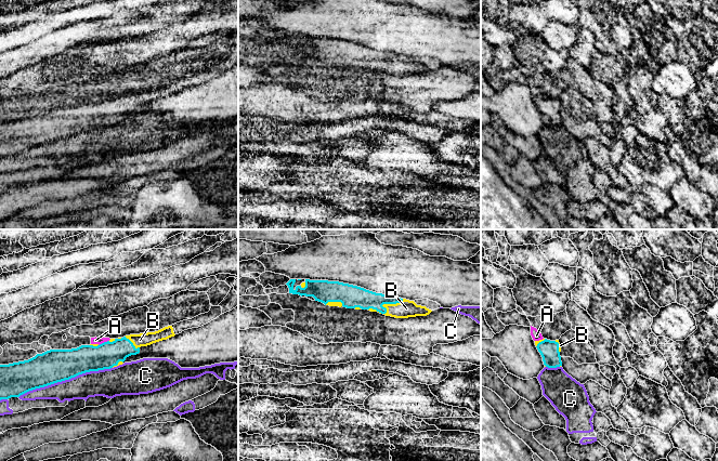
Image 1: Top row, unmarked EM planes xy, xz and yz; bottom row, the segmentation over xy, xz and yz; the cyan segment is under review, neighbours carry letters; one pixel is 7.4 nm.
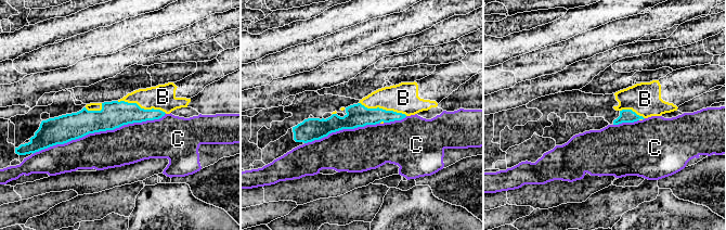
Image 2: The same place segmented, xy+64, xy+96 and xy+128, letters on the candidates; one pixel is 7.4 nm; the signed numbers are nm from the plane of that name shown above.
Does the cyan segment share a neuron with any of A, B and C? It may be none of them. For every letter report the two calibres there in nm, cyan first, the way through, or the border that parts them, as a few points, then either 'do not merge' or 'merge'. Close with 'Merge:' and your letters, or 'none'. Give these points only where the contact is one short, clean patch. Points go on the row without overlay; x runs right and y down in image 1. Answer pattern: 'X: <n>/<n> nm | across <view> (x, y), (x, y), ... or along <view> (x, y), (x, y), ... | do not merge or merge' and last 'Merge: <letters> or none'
A: 200/50 nm | along xy (108, 97), (99, 103) | do not merge
B: 160/130 nm | merge
C: 240/190 nm | do not merge
Merge: B

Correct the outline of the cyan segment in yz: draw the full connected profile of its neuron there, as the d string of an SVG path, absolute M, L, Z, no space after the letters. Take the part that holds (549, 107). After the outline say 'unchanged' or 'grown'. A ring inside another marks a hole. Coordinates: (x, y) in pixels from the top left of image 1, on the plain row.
M543 96L535 98L535 103L543 115L545 124L557 126L562 123L561 119L561 103L559 97L550 98Z; grown

